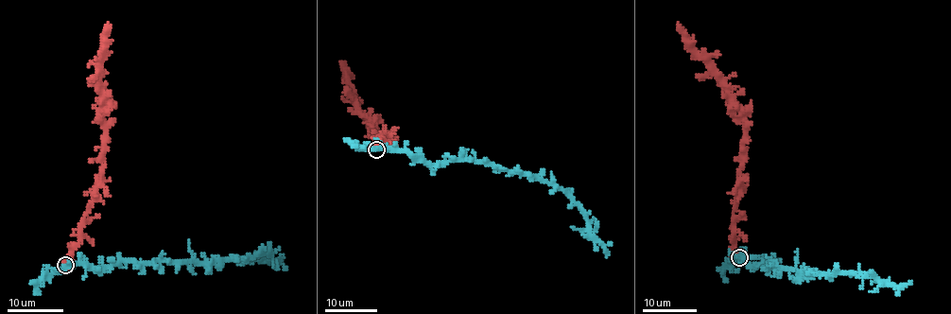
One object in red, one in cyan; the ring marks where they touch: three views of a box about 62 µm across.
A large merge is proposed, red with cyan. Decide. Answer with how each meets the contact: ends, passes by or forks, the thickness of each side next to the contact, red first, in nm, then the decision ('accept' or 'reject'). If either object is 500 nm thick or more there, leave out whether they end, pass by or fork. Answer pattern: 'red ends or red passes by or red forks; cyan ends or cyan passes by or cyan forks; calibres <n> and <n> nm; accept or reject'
calibres 360 and 500 nm; reject

